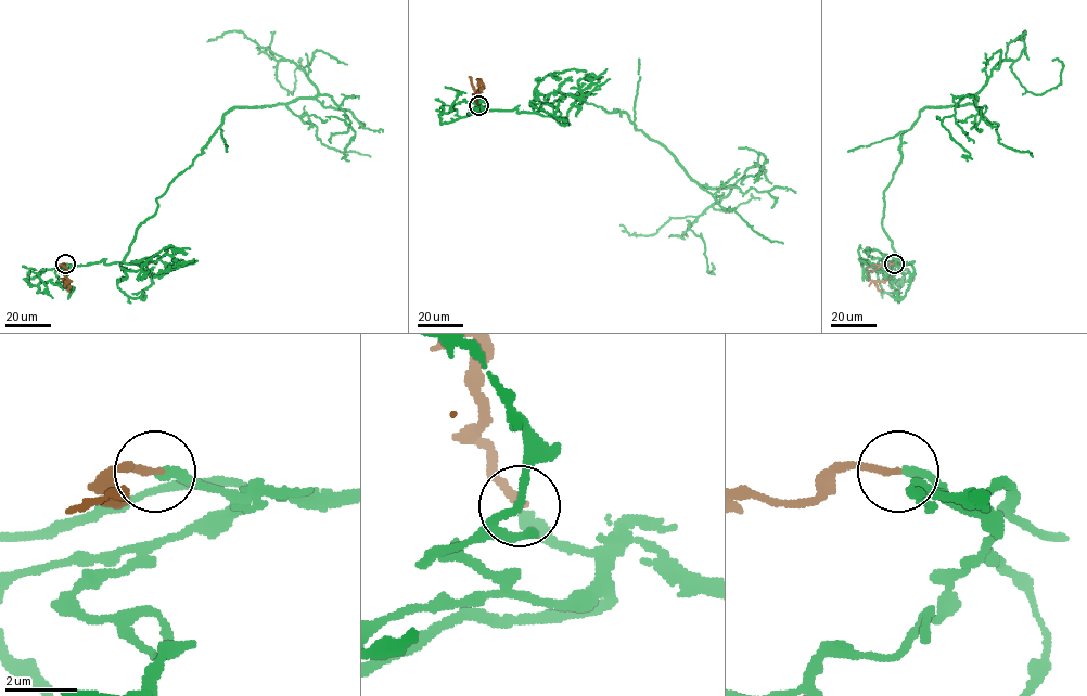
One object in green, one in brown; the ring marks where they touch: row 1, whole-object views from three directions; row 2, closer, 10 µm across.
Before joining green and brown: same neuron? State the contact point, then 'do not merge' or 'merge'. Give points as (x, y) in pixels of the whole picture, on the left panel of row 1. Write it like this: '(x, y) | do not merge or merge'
(65, 263) | merge

